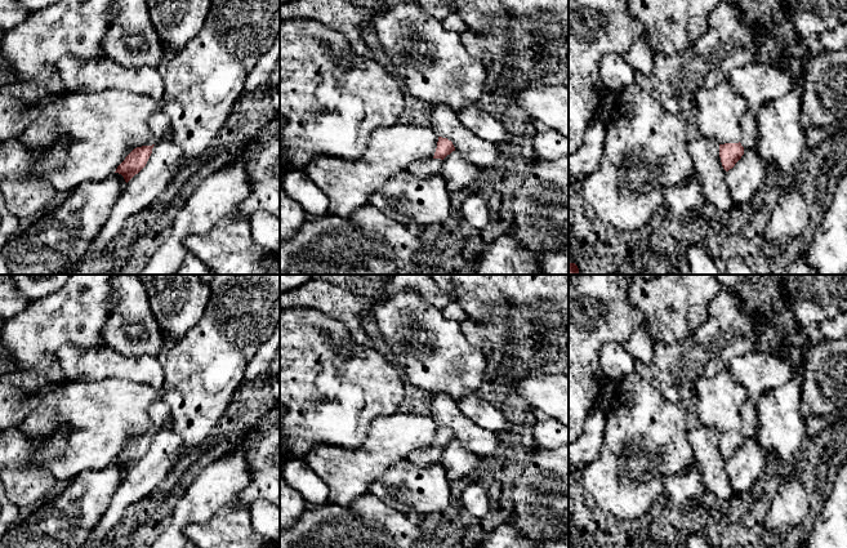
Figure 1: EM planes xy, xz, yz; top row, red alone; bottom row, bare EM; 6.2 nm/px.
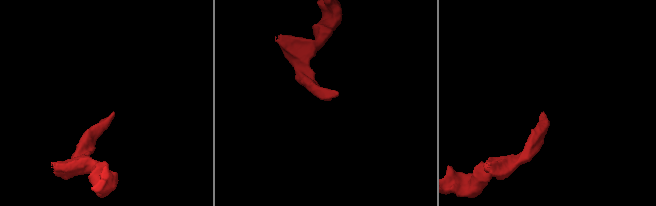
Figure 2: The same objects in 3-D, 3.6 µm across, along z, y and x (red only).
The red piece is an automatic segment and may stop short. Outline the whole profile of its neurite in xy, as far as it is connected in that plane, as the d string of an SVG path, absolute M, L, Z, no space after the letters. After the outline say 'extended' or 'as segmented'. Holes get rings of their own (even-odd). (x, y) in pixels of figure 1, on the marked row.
M156 112L148 120L148 126L150 139L142 147L134 148L115 171L121 174L126 183L146 166L155 143L170 130L170 124L162 112Z; extended

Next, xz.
M438 137L433 159L429 161L413 162L407 168L407 171L418 178L440 174L442 169L442 160L453 151L455 151L453 142L447 138Z; extended

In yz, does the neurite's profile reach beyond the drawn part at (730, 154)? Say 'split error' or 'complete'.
split error

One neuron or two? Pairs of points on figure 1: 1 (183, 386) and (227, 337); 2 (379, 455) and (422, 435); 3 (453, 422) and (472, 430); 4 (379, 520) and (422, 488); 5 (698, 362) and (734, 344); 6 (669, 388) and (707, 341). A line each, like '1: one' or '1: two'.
1: one
2: one
3: one
4: two
5: one
6: one

